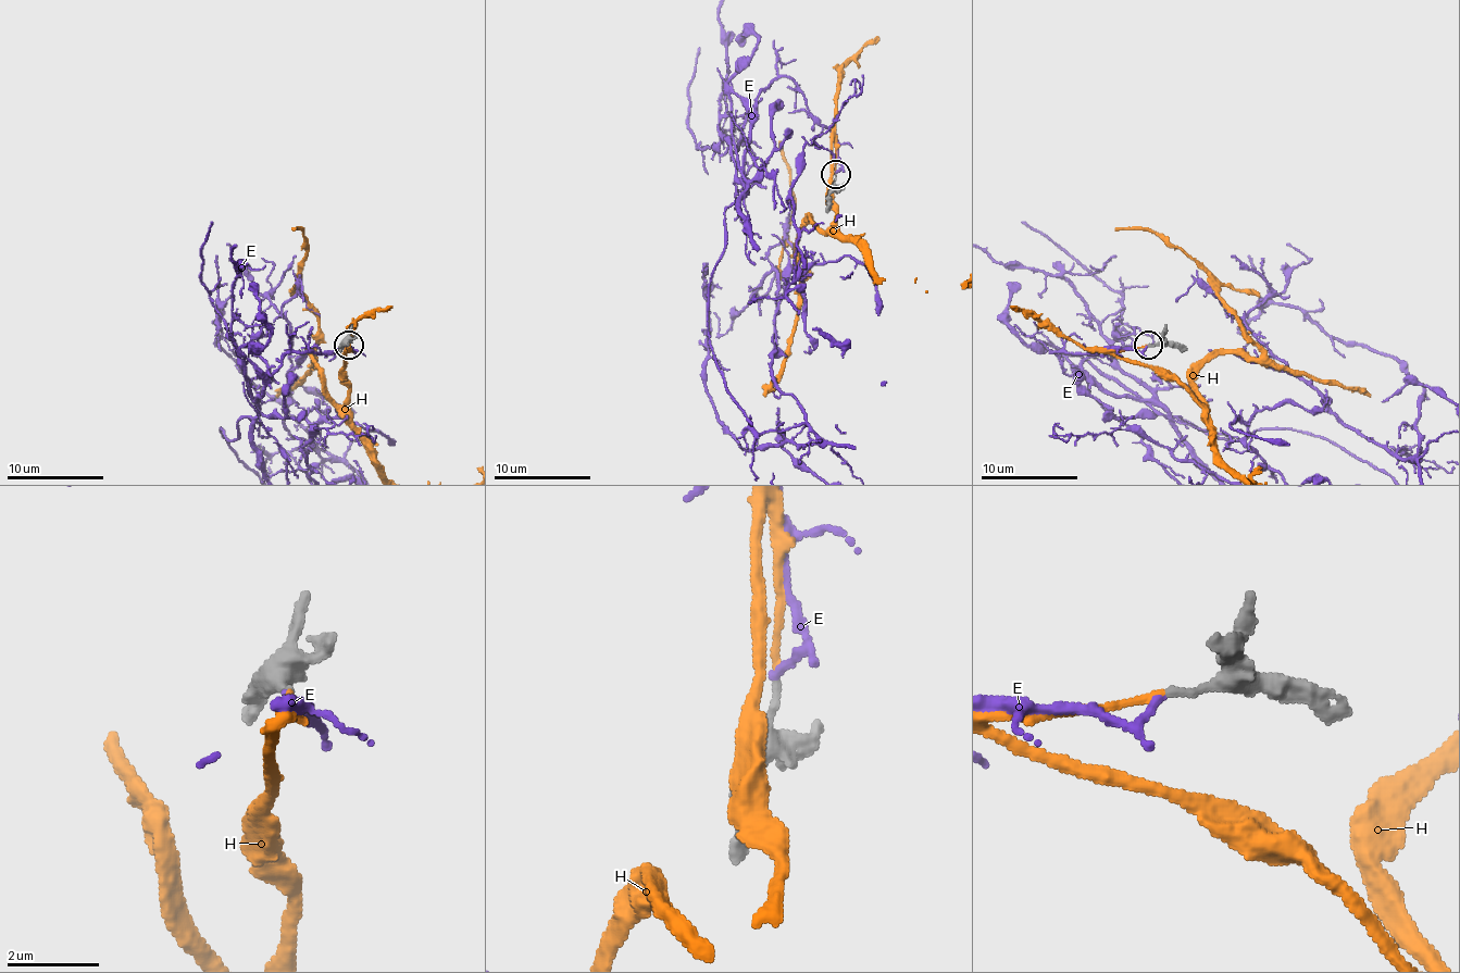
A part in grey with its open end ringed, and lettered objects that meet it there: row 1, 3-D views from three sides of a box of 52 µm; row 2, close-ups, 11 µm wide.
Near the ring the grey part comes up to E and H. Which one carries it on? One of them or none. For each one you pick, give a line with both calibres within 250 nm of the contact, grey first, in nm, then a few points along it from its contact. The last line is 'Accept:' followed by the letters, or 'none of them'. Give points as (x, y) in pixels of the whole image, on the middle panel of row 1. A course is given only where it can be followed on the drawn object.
H: 170/140 nm
Accept: H

